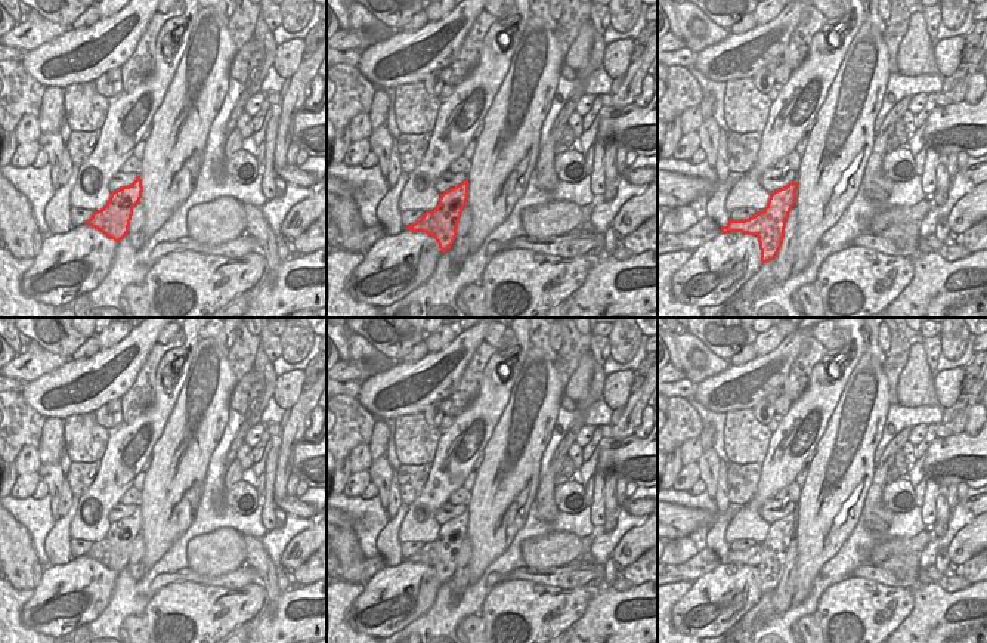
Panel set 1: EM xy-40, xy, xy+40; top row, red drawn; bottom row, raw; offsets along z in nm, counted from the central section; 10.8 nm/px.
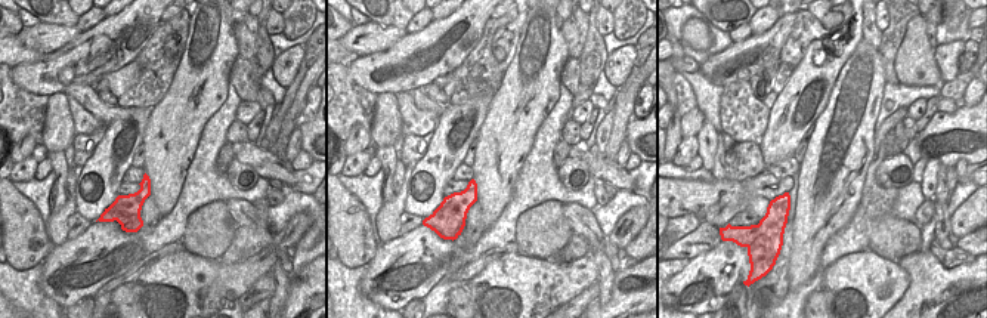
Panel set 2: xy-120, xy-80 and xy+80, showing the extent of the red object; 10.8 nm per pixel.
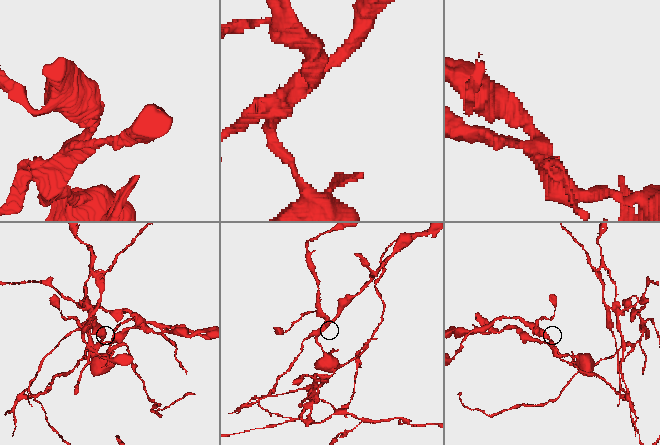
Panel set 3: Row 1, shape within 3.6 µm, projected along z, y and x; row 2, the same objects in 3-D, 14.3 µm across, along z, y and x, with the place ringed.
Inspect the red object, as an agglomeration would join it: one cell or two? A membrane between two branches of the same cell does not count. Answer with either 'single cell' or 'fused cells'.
fused cells

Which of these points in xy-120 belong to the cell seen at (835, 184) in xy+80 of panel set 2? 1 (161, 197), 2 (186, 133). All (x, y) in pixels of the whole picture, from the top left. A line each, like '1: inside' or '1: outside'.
1: inside
2: inside

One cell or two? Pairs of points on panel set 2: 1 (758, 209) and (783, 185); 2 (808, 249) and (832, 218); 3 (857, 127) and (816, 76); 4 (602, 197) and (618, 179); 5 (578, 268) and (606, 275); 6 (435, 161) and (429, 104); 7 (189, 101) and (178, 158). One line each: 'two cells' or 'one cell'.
1: two cells
2: one cell
3: two cells
4: two cells
5: two cells
6: two cells
7: one cell

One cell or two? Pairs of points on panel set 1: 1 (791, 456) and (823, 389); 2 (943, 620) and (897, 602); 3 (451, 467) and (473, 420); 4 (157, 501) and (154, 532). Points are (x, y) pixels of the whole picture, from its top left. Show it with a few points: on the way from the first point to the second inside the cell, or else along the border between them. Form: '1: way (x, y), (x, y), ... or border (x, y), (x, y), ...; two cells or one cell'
1: way (792, 439), (798, 420), (813, 405); one cell
2: border (910, 587), (913, 609), (897, 627); two cells
3: way (460, 456), (460, 450), (470, 432); one cell
4: way (157, 509), (157, 525); one cell

